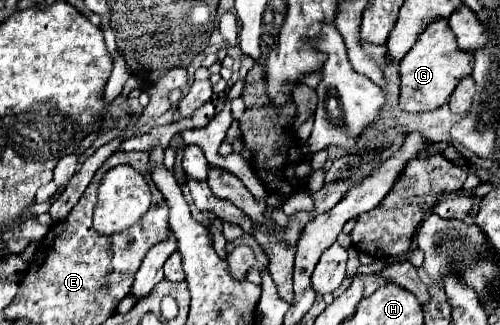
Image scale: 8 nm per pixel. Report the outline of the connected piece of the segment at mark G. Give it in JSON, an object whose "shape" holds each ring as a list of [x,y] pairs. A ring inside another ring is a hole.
{"shape":[[[436,20],[436,22],[428,24],[428,28],[418,36],[416,44],[400,60],[400,108],[406,110],[406,112],[428,112],[428,110],[434,110],[434,108],[446,104],[448,98],[450,98],[450,94],[454,92],[456,84],[464,76],[470,76],[470,72],[472,72],[472,60],[474,60],[472,54],[462,52],[462,50],[456,48],[454,34],[448,28],[448,22]]]}

